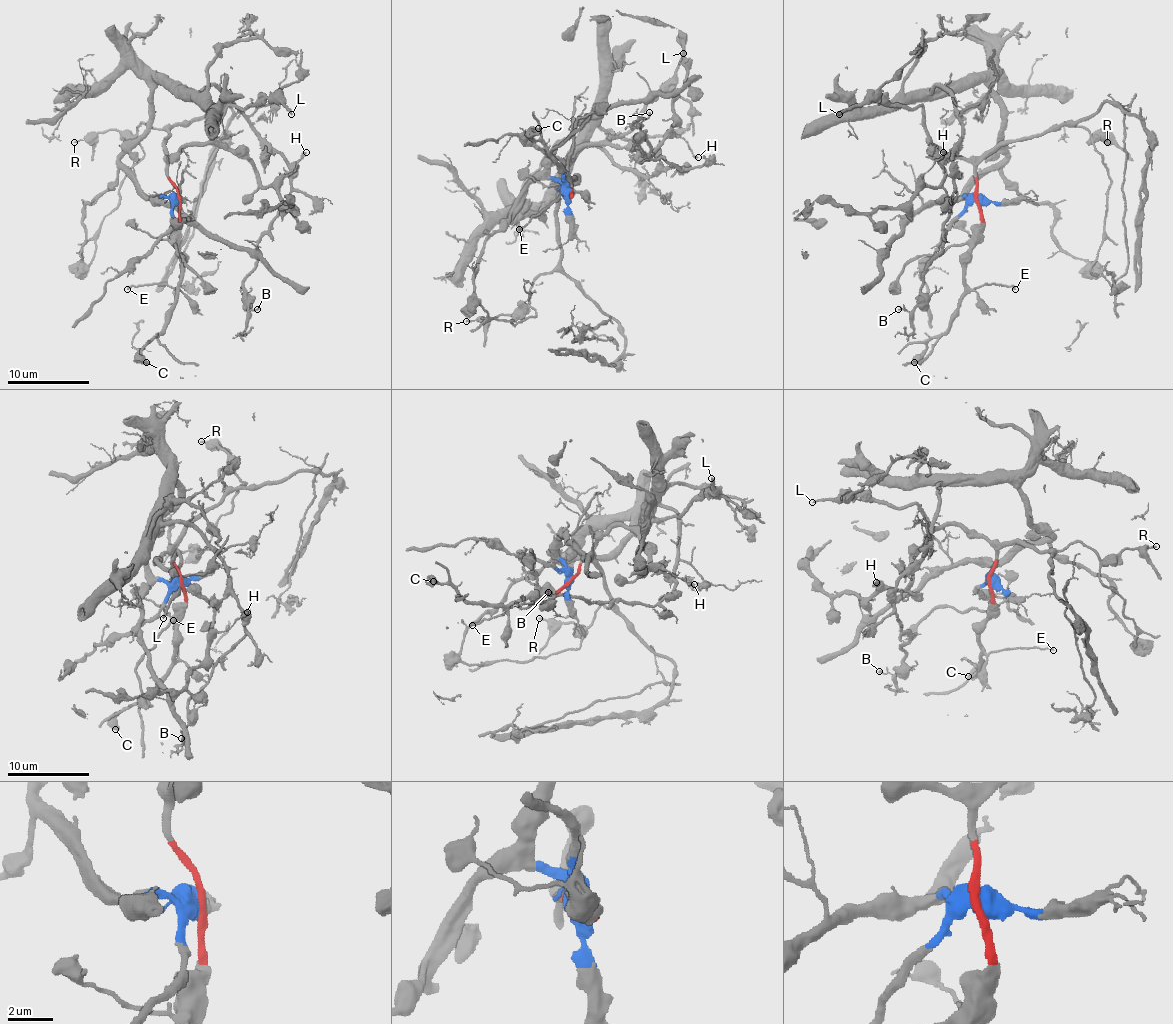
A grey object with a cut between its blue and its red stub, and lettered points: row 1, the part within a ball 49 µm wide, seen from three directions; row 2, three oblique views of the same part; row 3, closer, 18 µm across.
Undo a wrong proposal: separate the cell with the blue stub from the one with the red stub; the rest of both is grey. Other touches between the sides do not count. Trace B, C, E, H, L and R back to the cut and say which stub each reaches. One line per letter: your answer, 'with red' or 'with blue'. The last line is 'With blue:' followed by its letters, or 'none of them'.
B: with blue
C: with red
E: with red
H: with red
L: with red
R: with red
With blue: B

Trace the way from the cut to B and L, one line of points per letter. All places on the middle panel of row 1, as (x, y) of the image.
B: (570, 191), (535, 179), (512, 220), (541, 216), (586, 146), (641, 175), (680, 171), (635, 136), (649, 111)
L: (570, 191), (563, 191), (559, 183), (563, 165), (584, 146), (621, 136), (635, 124), (684, 52)

